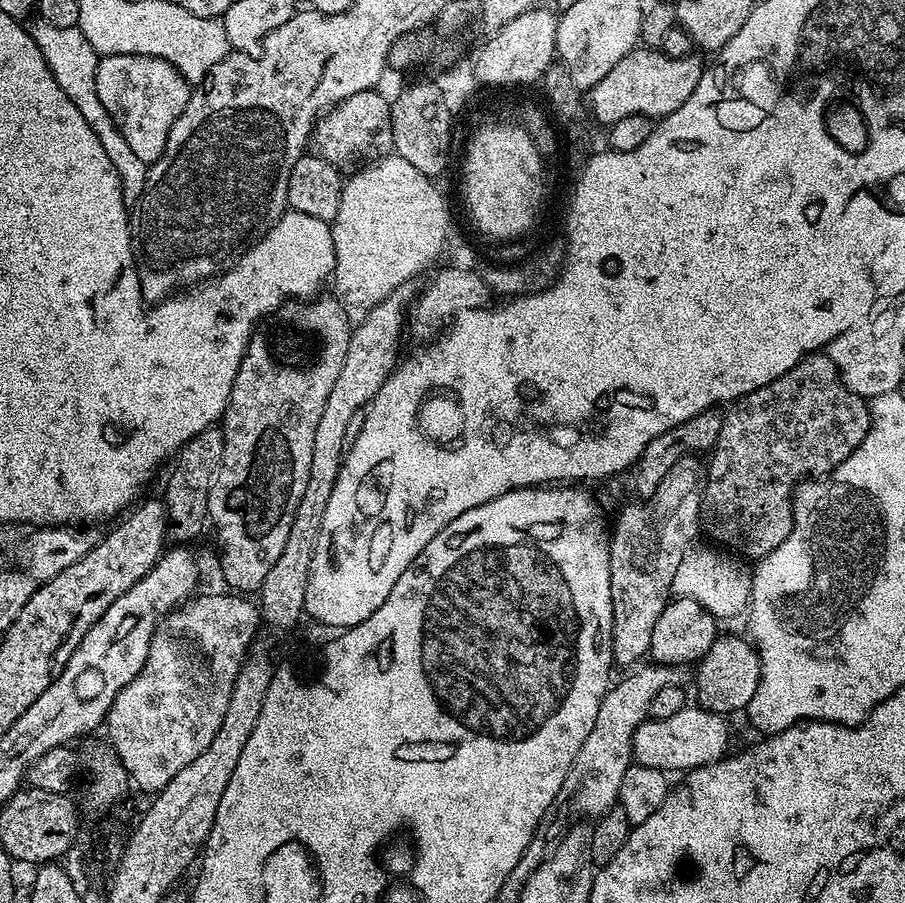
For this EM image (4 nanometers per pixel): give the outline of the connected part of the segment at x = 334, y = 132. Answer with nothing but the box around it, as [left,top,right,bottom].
[310,90,393,170]

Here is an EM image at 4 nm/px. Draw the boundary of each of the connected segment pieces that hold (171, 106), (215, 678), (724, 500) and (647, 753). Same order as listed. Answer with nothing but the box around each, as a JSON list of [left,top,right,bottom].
[[97,54,190,166],[106,594,262,794],[700,354,872,558],[632,706,728,774]]

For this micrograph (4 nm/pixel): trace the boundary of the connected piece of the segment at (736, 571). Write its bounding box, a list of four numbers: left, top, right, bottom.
[671,546,752,618]

